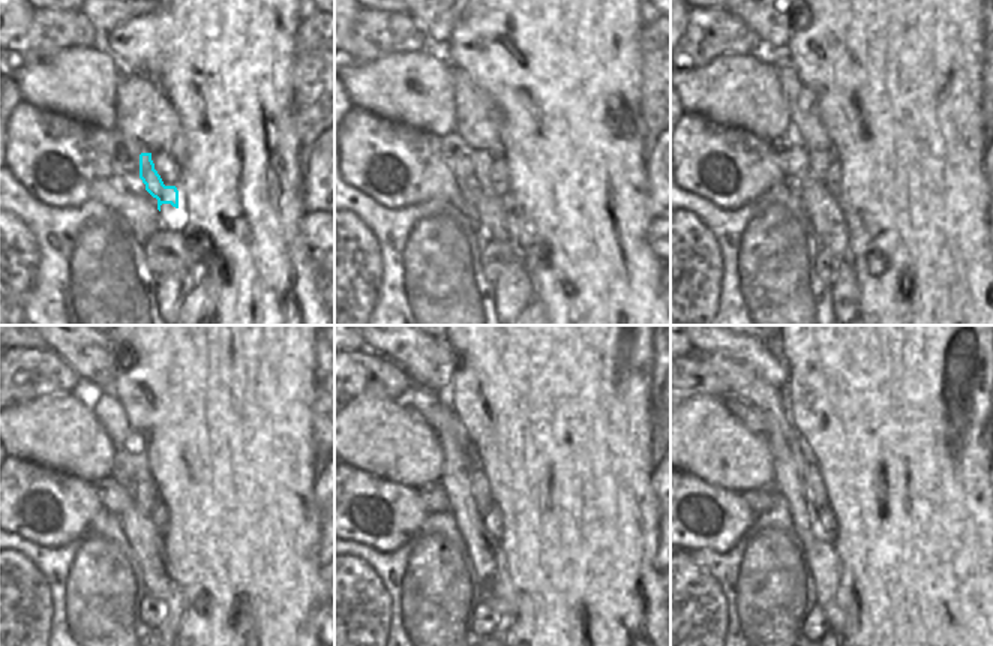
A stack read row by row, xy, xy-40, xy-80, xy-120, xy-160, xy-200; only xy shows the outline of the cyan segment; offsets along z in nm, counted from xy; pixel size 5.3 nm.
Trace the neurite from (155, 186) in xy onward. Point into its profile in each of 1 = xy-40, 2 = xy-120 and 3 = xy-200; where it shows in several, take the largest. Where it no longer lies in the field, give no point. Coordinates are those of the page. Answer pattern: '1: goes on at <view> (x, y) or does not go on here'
1: goes on at xy-40 (482, 159)
2: goes on at xy-120 (146, 496)
3: goes on at xy-200 (815, 487)

